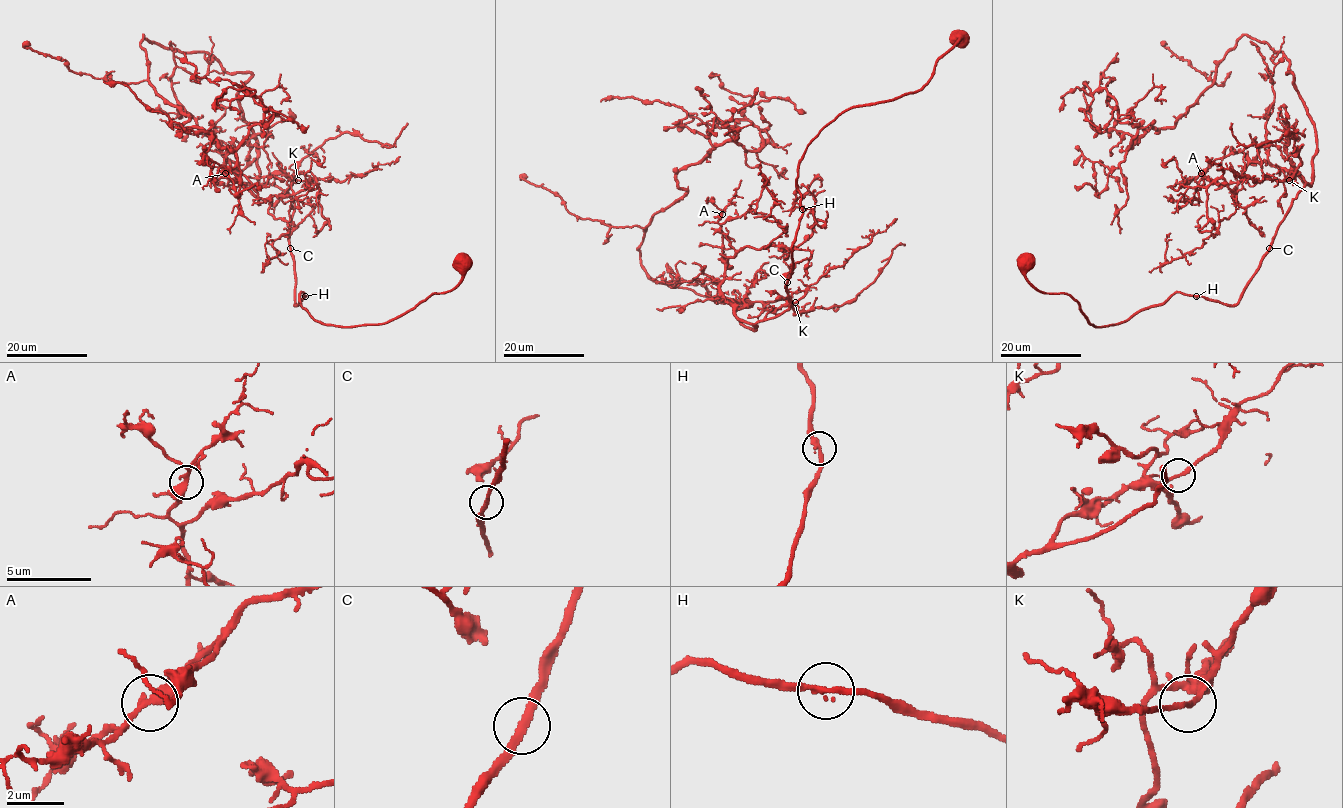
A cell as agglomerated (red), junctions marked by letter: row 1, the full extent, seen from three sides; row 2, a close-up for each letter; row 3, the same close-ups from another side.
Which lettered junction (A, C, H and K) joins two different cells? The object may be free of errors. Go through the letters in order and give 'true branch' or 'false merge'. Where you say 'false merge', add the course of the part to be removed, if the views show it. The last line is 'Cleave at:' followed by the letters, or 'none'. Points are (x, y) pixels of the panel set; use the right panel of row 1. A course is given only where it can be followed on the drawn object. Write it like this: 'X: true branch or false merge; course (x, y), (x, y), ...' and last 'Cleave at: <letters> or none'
A: true branch
C: true branch
H: true branch
K: true branch
Cleave at: none

